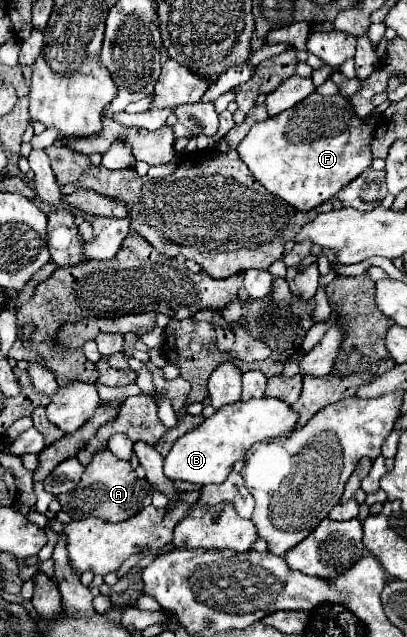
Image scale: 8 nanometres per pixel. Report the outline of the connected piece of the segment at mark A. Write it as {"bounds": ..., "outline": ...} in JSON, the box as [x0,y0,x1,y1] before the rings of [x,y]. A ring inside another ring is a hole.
{"bounds":[58,449,152,523],"outline":[[[110,449],[98,451],[92,455],[90,465],[86,467],[80,483],[76,485],[74,491],[58,495],[58,501],[62,505],[62,511],[66,511],[70,517],[80,519],[80,517],[102,517],[110,523],[126,521],[144,507],[150,505],[152,501],[152,487],[146,479],[138,479],[136,471],[132,469],[130,461],[118,459]]]}

